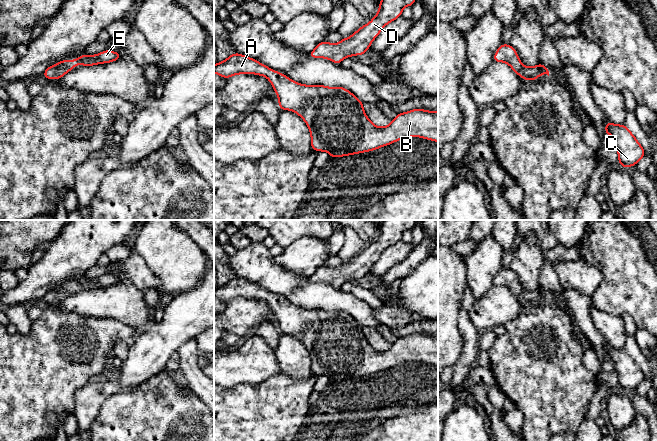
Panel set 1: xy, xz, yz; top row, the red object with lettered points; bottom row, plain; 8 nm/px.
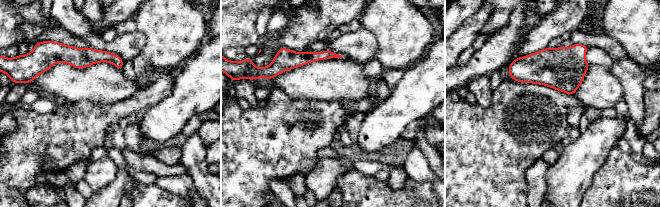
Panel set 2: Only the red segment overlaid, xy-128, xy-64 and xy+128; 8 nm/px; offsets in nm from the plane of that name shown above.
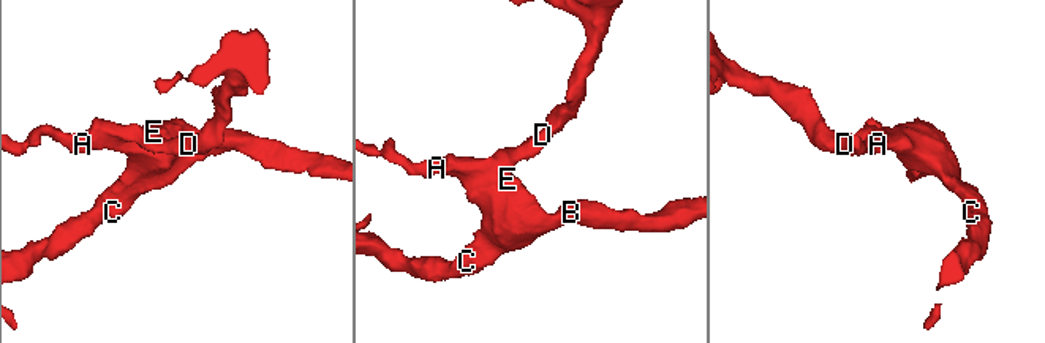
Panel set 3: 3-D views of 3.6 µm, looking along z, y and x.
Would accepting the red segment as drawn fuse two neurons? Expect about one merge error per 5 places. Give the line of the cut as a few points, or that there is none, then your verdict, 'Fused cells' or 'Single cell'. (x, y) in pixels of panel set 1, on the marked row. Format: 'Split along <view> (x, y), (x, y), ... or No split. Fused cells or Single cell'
No split. Single cell

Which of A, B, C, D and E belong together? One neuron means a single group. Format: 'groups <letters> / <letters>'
groups A B C D E

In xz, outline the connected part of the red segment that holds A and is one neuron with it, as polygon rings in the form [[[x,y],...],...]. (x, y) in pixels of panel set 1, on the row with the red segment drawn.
[[[239,53],[232,54],[226,60],[215,64],[214,73],[224,79],[238,74],[256,74],[267,77],[278,96],[278,105],[281,110],[291,110],[297,113],[309,128],[312,149],[317,152],[328,152],[331,158],[369,152],[406,137],[421,137],[438,142],[438,111],[413,109],[397,114],[388,126],[378,127],[365,114],[363,103],[343,87],[303,85]]]

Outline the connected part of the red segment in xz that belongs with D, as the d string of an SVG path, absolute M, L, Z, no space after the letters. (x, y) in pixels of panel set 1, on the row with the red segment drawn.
M380 0L379 11L366 25L363 25L349 38L342 39L337 44L320 42L309 53L312 58L329 59L336 64L355 55L363 55L381 30L390 22L401 16L406 6L412 6L415 0Z

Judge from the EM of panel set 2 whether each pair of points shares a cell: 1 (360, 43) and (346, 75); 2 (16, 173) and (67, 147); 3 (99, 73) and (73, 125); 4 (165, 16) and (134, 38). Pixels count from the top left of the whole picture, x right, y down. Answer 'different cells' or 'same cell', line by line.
1: different cells
2: same cell
3: different cells
4: different cells

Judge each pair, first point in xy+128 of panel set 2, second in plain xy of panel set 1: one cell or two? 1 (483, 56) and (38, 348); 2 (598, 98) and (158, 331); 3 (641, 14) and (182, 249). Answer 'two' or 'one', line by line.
1: two
2: two
3: one

